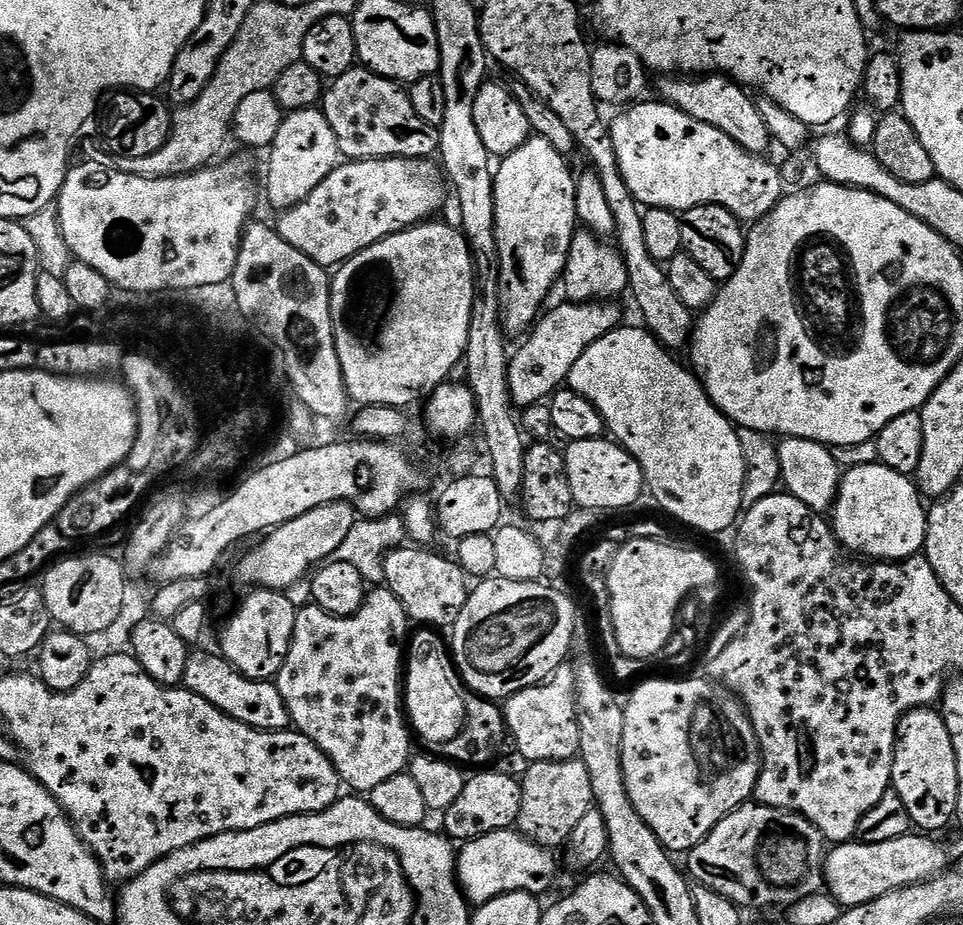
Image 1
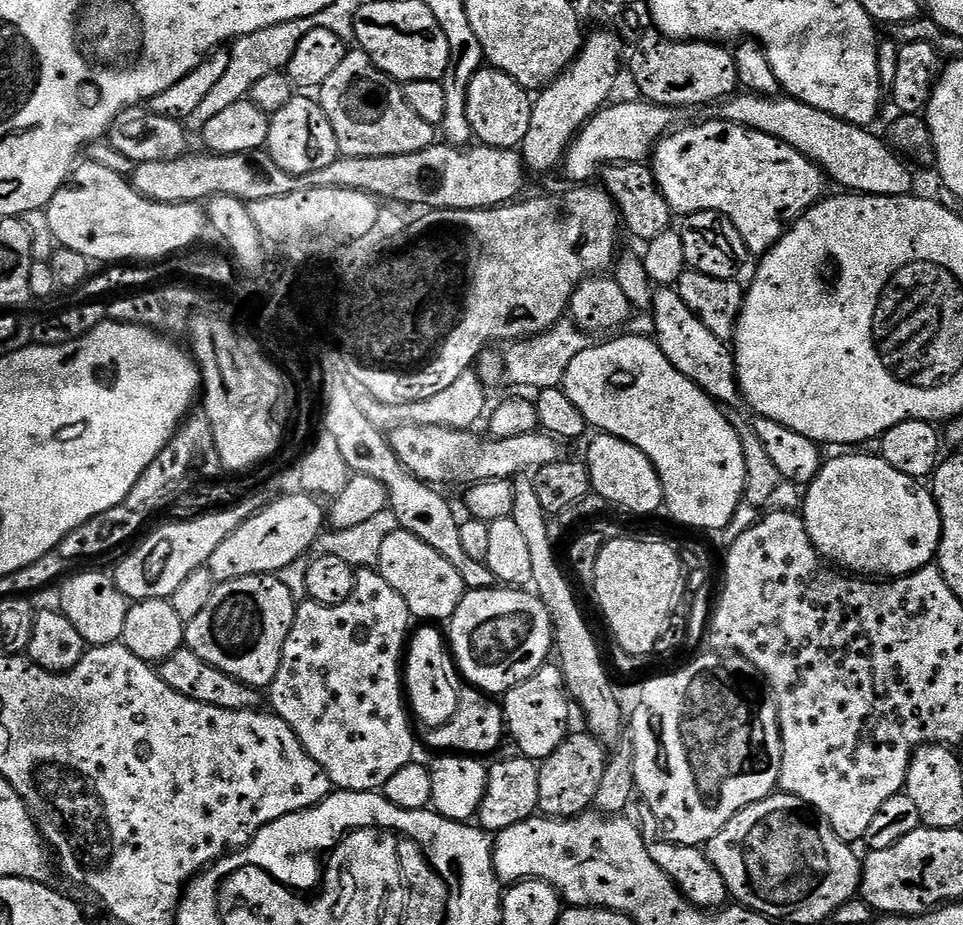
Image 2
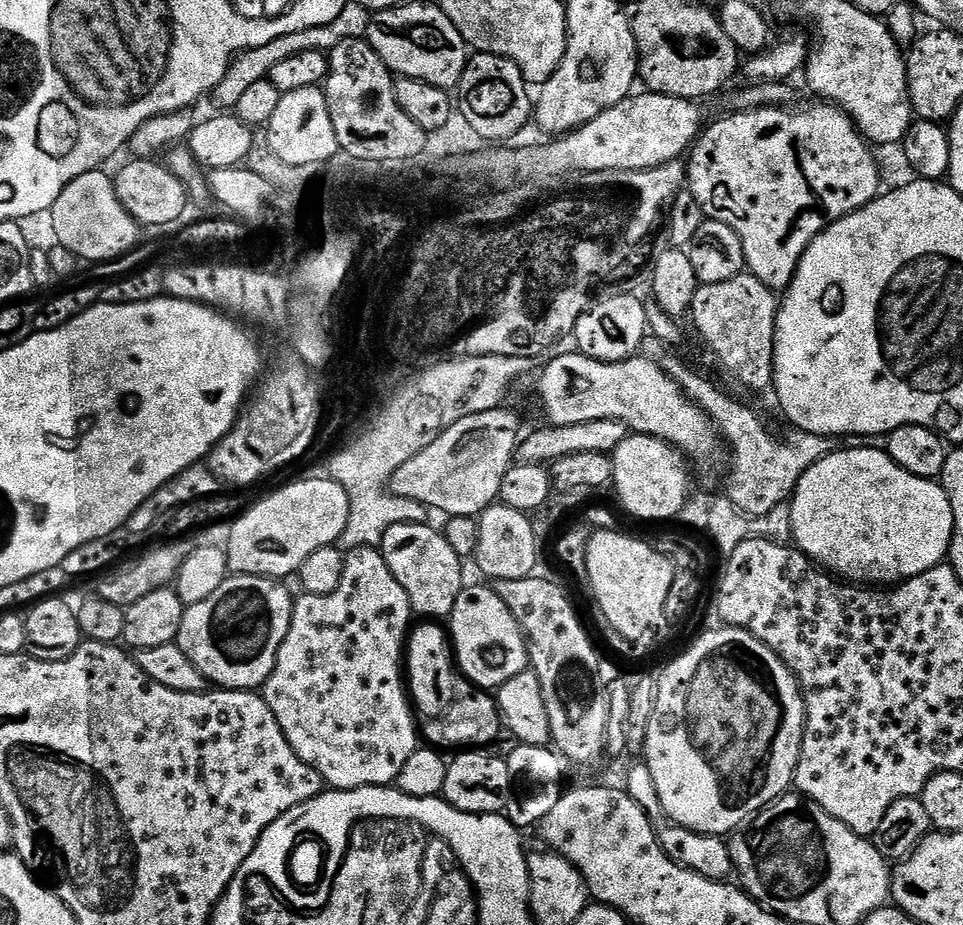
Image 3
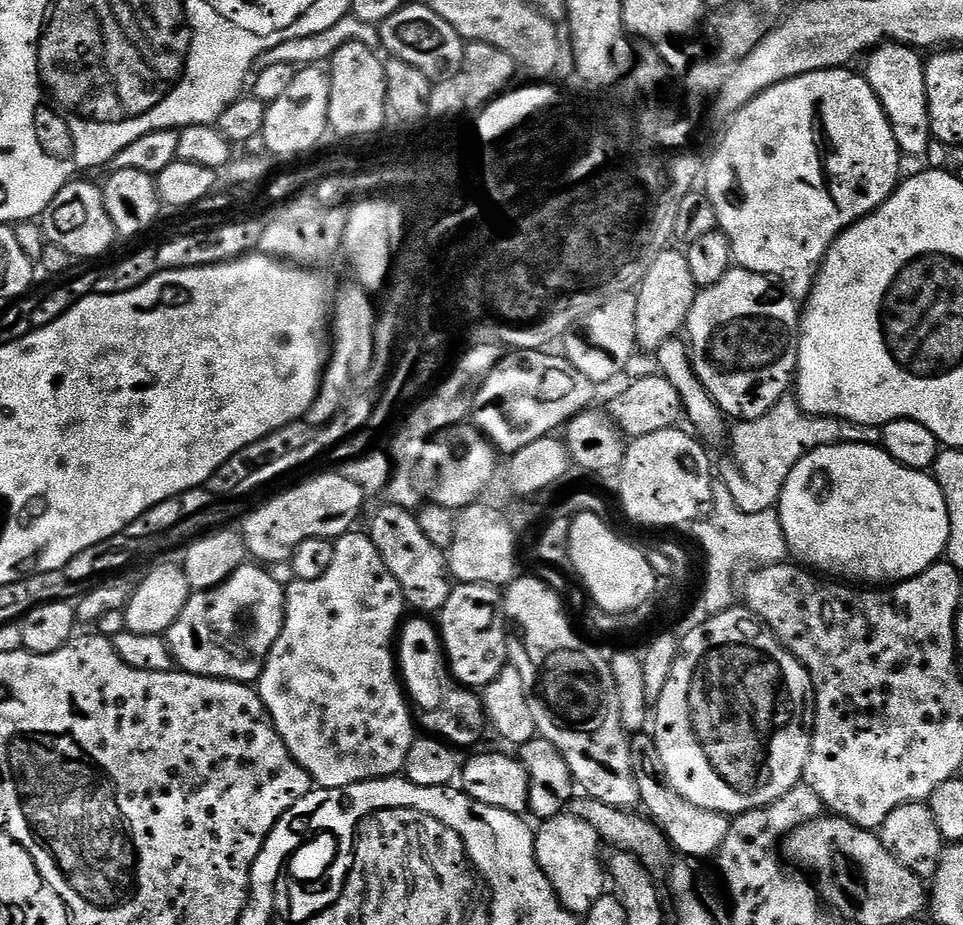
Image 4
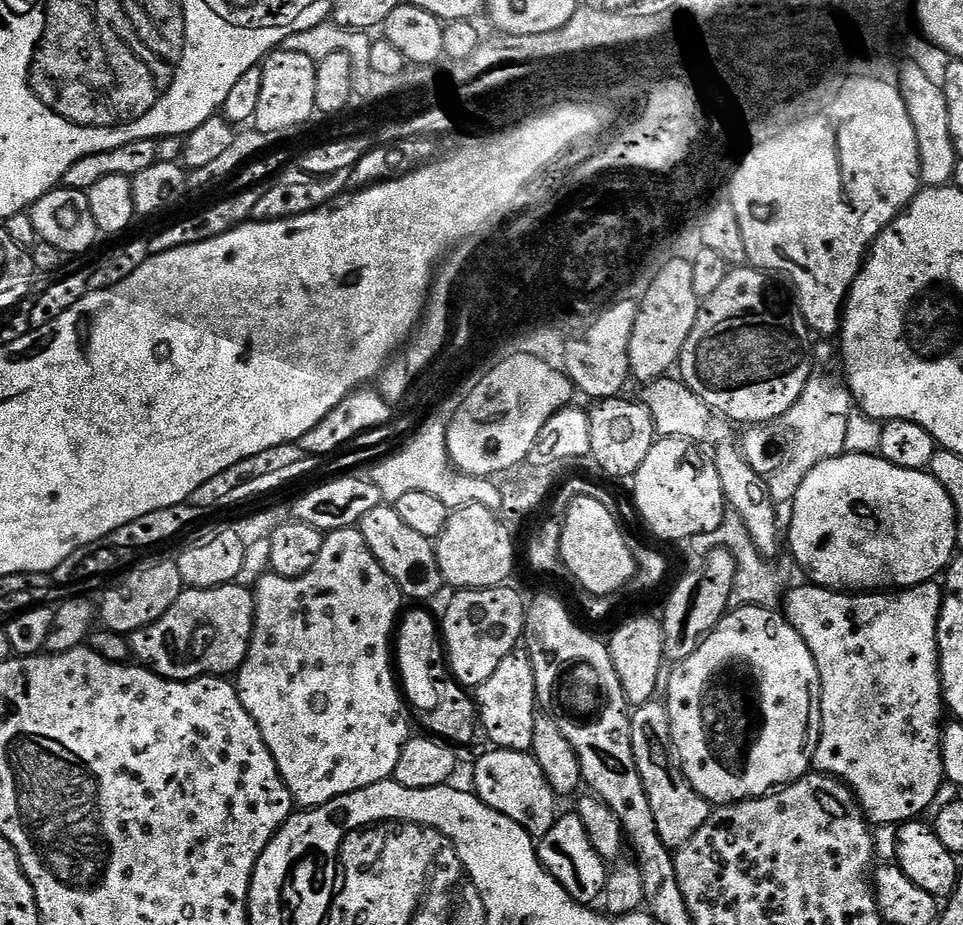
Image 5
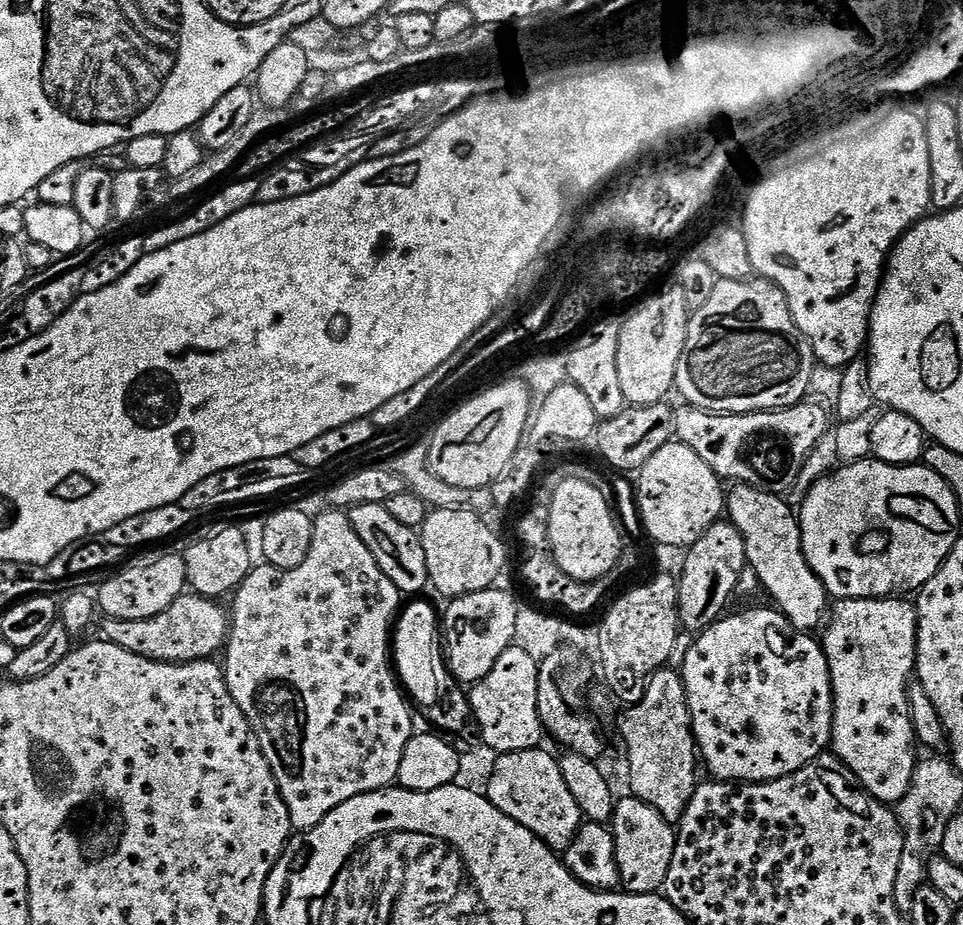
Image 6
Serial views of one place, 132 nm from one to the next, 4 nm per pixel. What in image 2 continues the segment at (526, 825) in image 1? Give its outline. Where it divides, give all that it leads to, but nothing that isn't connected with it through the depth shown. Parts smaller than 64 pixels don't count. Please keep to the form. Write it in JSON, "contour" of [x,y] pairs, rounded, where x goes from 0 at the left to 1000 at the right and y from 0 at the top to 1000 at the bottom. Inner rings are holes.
{"contour":[[[611,791],[593,792],[584,806],[565,823],[560,832],[559,876],[573,885],[590,885],[610,877],[619,865],[631,815],[628,805]]]}

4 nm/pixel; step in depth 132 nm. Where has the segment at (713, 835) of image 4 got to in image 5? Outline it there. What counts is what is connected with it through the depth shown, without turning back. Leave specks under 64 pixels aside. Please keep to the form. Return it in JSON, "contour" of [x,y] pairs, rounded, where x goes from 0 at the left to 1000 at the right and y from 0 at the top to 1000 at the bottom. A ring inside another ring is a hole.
{"contour":[[[684,756],[666,761],[655,771],[656,810],[663,837],[667,841],[667,850],[671,854],[671,863],[675,863],[675,876],[679,879],[679,893],[683,897],[683,906],[687,906],[695,919],[707,917],[737,884],[740,870],[735,868],[729,858],[725,858],[710,840],[710,834],[700,816],[698,795],[696,794],[696,772],[693,760]]]}

